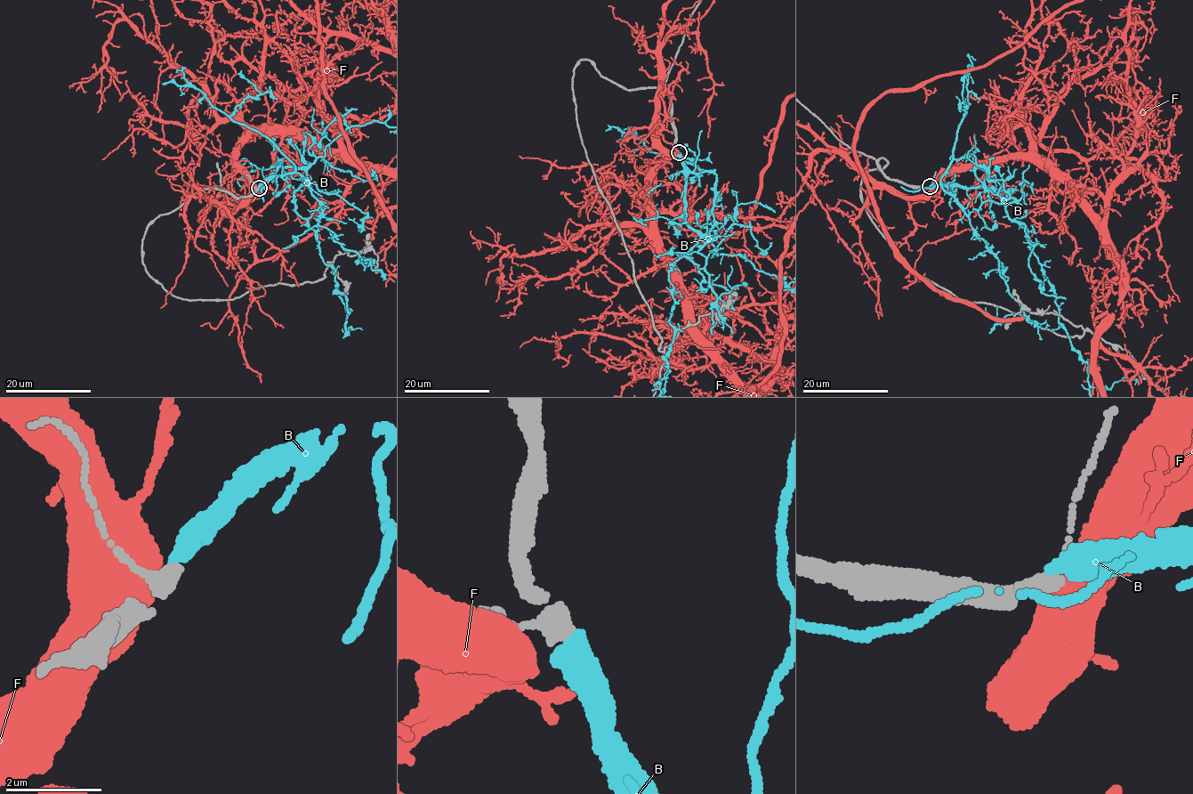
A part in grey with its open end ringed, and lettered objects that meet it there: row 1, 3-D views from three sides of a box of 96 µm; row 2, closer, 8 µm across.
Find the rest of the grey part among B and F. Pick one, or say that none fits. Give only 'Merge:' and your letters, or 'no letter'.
Merge: B

